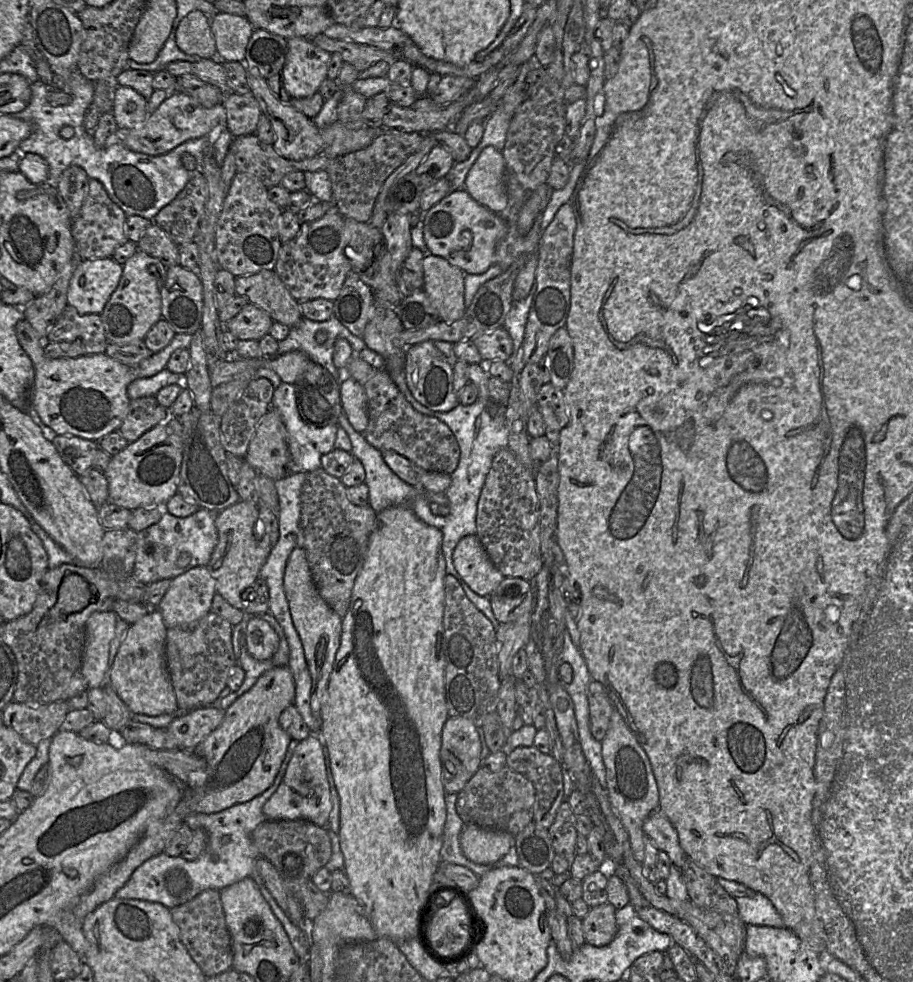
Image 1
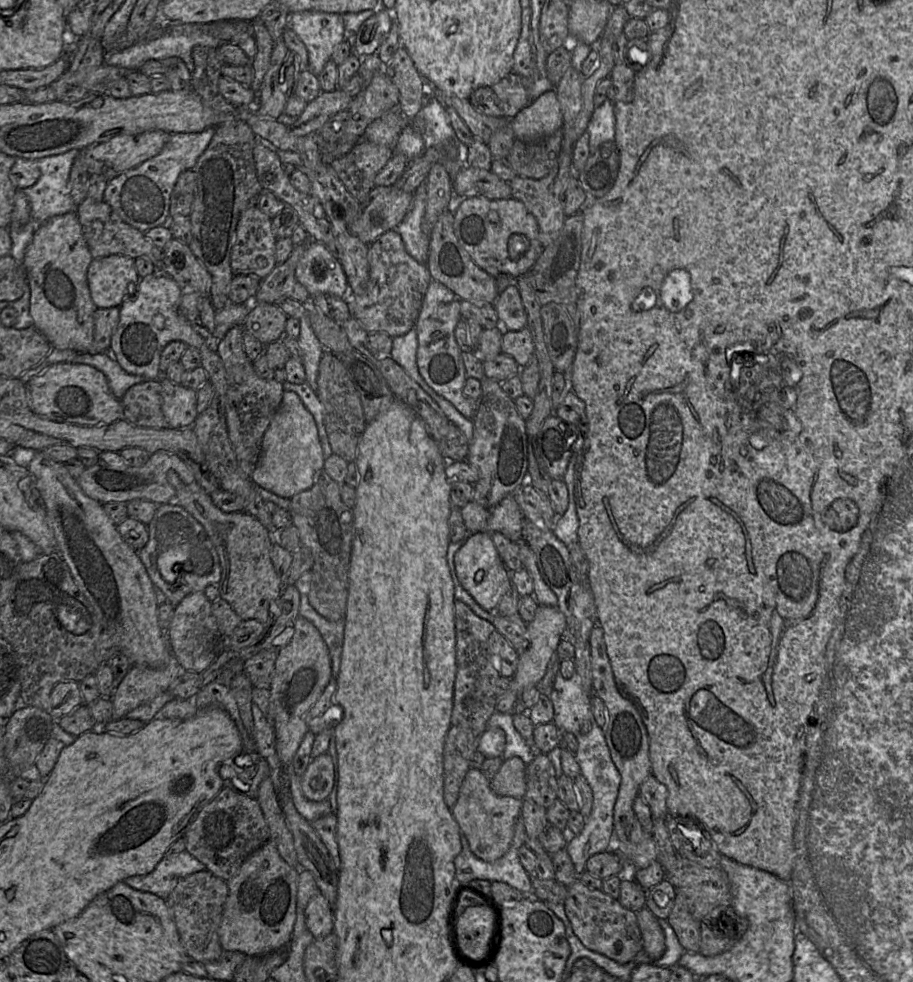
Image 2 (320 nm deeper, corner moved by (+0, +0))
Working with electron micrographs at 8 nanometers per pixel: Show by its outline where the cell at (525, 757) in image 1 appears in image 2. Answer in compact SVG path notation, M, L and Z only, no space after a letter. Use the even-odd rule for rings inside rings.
M544 752L537 753L526 768L525 799L548 809L558 799L558 778L549 755Z

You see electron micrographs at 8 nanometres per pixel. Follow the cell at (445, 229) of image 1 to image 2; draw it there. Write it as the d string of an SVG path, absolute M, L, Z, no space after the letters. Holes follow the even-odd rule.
M476 195L463 198L454 212L454 231L460 244L473 261L494 277L508 275L518 278L527 274L544 250L539 238L539 226L536 218L521 201L513 197L488 199L484 196Z

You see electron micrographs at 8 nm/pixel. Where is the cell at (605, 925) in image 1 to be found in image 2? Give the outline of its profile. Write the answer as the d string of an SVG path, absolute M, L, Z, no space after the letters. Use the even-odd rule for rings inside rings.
M576 880L567 887L564 902L565 913L575 935L589 950L602 954L620 964L626 964L643 950L642 934L636 913L624 908L620 902L602 890L587 887Z

